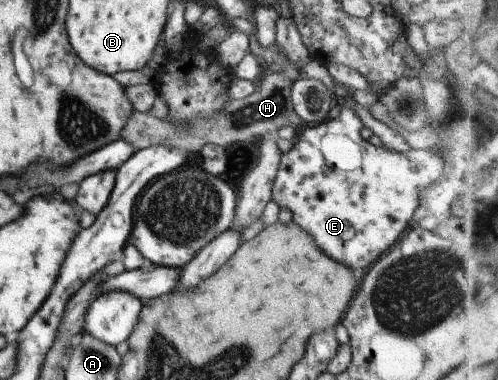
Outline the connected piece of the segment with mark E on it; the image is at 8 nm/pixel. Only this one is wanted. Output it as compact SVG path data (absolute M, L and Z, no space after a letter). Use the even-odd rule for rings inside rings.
M350 98L347 100L339 105L340 113L335 119L326 119L315 126L304 126L292 149L280 156L270 199L280 209L286 208L292 213L293 224L308 233L318 249L360 275L412 225L410 218L419 205L419 196L430 185L452 177L457 157L447 157L430 149L410 149L397 153L383 145L371 145L360 137L362 123L354 113L354 103Z

